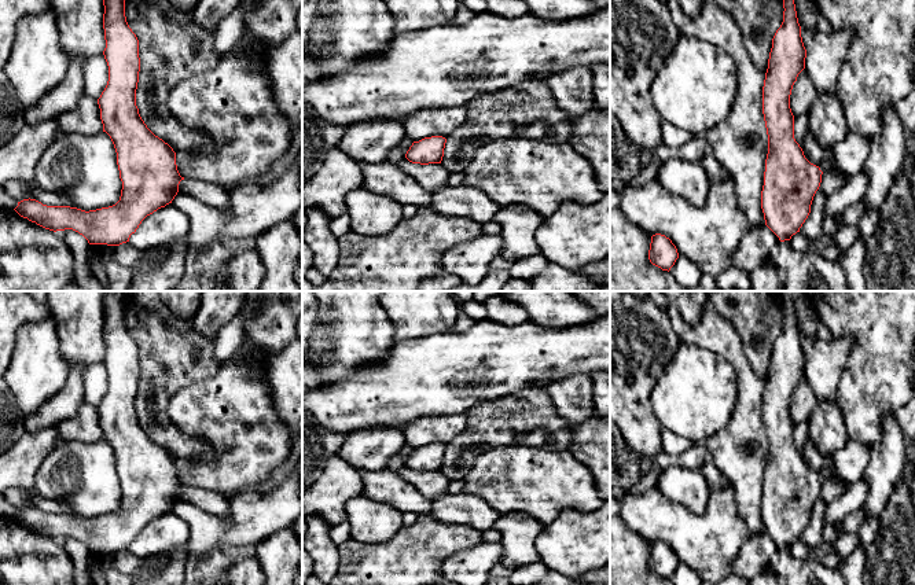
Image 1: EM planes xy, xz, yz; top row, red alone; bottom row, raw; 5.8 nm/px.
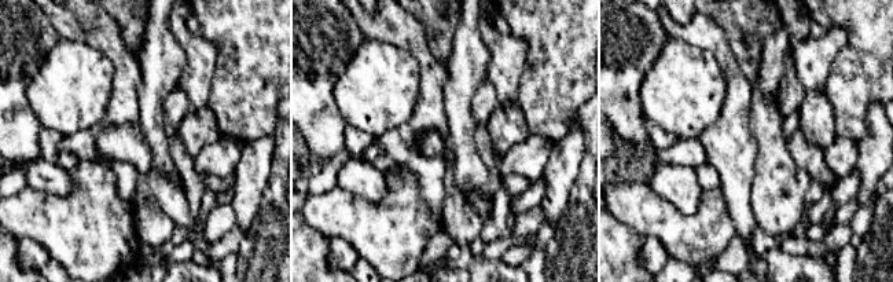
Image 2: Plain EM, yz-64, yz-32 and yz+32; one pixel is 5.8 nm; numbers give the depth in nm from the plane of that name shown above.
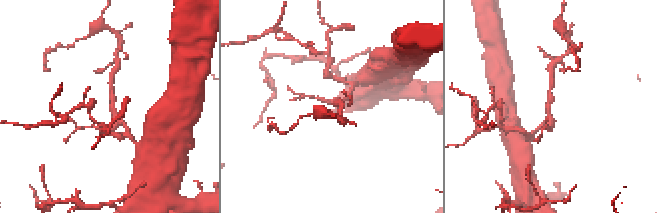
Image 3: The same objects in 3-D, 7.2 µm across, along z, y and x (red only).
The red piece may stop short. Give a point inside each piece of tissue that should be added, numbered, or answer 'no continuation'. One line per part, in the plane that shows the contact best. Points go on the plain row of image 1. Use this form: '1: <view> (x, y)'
no continuation

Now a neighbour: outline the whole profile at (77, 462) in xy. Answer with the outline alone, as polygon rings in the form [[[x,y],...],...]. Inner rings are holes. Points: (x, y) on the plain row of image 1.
[[[103,438],[98,442],[62,441],[38,467],[34,488],[47,498],[69,504],[77,516],[85,519],[115,512],[122,497],[117,460]]]

